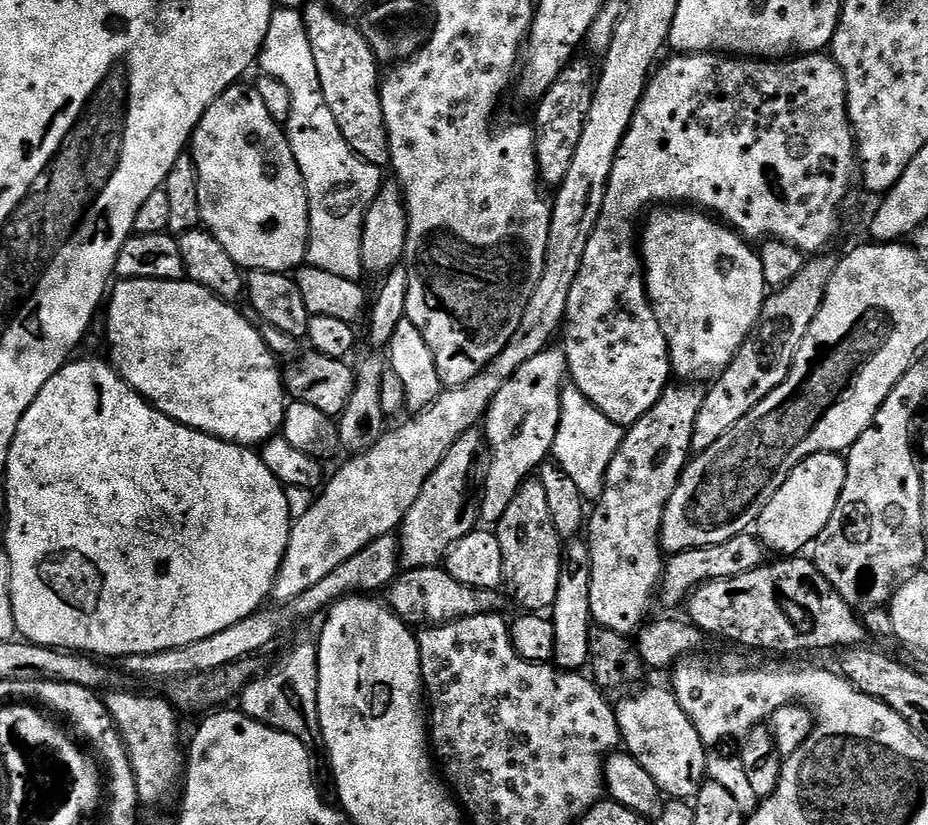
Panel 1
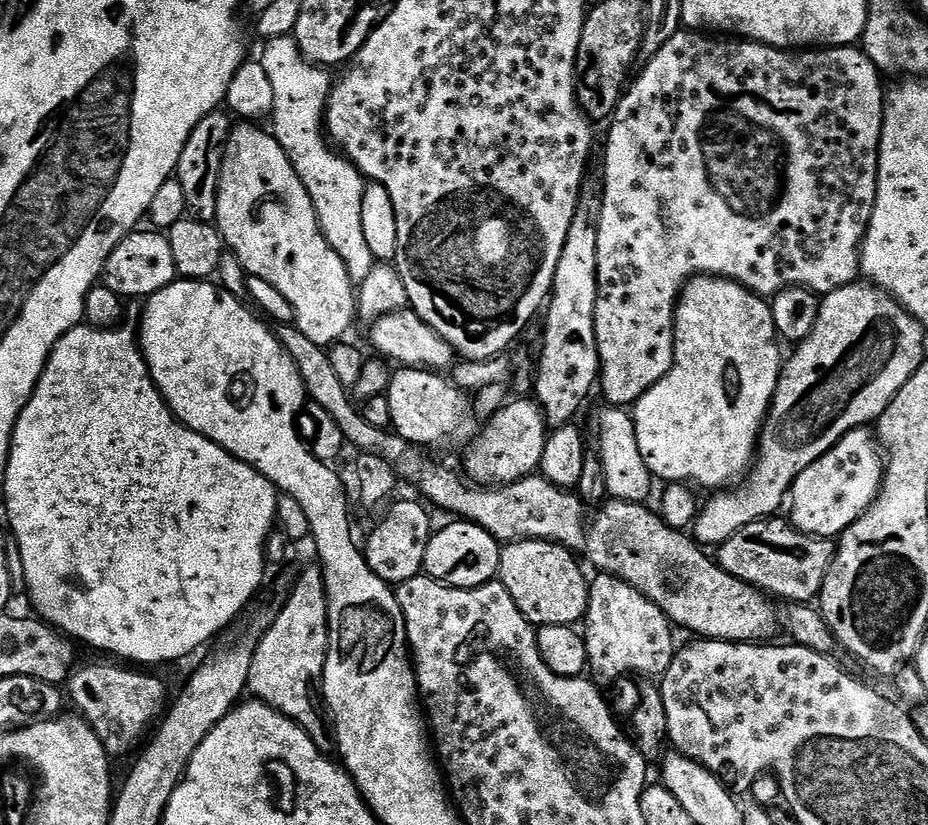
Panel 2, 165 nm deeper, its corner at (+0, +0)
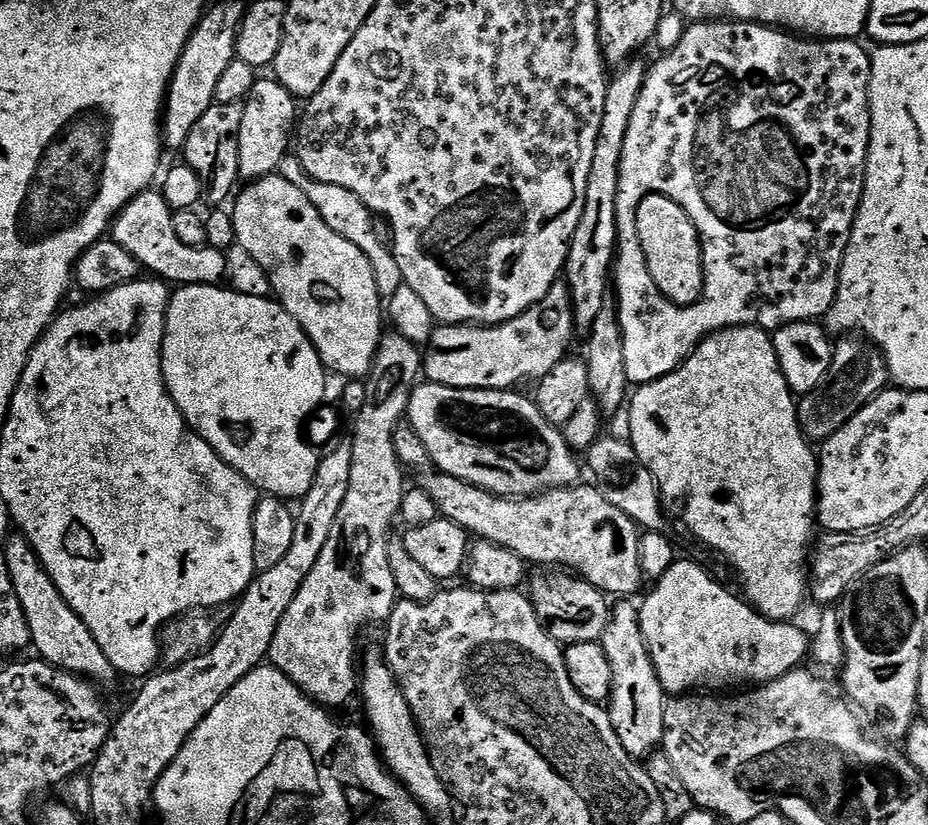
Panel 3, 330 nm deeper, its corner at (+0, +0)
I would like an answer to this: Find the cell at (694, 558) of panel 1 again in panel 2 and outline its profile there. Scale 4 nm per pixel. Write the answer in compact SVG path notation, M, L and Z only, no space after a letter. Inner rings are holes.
M769 518L767 520L755 520L742 530L738 530L726 542L718 545L714 552L715 563L719 564L722 571L738 578L742 582L759 588L769 597L777 598L784 602L812 602L819 597L820 587L824 582L824 575L828 572L832 558L836 555L836 544L831 539L819 536L807 536L800 532L787 520L781 518Z

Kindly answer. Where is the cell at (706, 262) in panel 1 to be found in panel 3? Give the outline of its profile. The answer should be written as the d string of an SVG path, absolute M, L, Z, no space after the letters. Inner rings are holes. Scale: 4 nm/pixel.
M737 324L729 328L721 328L720 331L705 336L693 348L692 355L670 375L649 384L639 385L631 393L627 412L629 432L627 435L630 437L630 443L640 461L651 470L652 477L656 479L656 487L660 490L663 507L671 515L673 512L688 527L690 535L697 536L706 547L721 552L728 559L729 566L740 575L740 580L744 583L743 595L756 611L768 617L769 620L791 621L795 617L792 615L803 606L804 596L806 600L810 592L810 572L806 565L810 560L810 545L814 540L812 531L817 531L818 528L816 518L818 456L808 437L804 435L797 401L782 374L769 333L751 324Z

